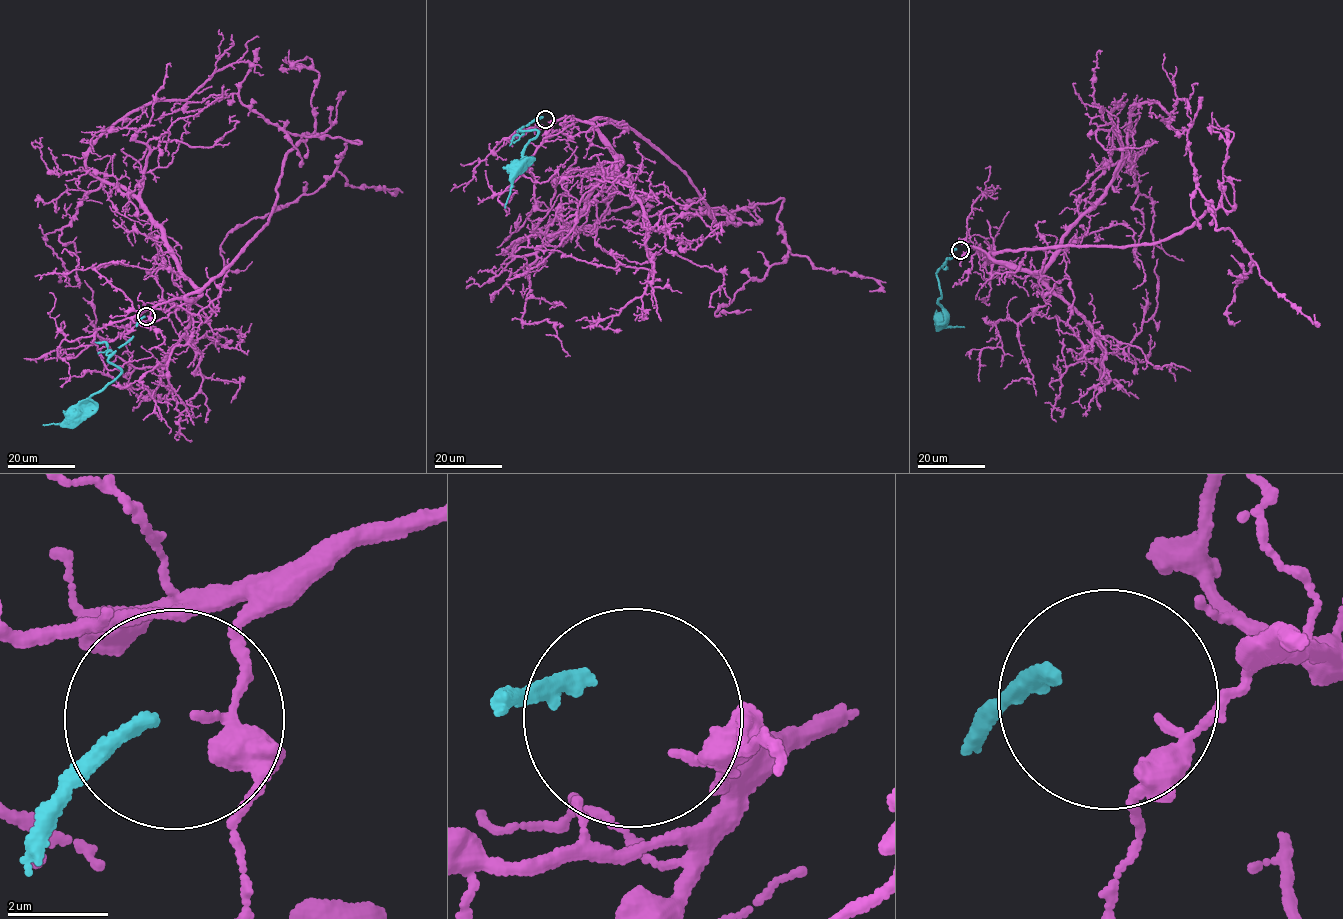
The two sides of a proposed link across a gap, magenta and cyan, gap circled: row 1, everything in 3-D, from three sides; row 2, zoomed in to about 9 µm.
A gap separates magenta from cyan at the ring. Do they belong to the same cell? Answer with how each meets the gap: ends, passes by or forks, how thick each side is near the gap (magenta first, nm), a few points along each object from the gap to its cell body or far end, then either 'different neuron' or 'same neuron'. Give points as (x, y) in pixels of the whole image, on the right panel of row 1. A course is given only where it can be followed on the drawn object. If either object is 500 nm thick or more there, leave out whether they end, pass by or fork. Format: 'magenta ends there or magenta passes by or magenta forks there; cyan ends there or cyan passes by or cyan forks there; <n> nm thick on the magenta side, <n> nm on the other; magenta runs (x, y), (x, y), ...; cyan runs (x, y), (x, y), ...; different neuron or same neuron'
magenta passes by; cyan ends there; 110 nm thick on the magenta side, 280 nm on the other; magenta runs (963, 251), (1153, 244), (1210, 202), (1215, 229), (1228, 228), (1249, 255), (1227, 307), (1228, 320), (1240, 321); cyan runs (956, 249), (936, 274), (941, 296), (937, 302), (945, 310), (941, 320); same neuron

